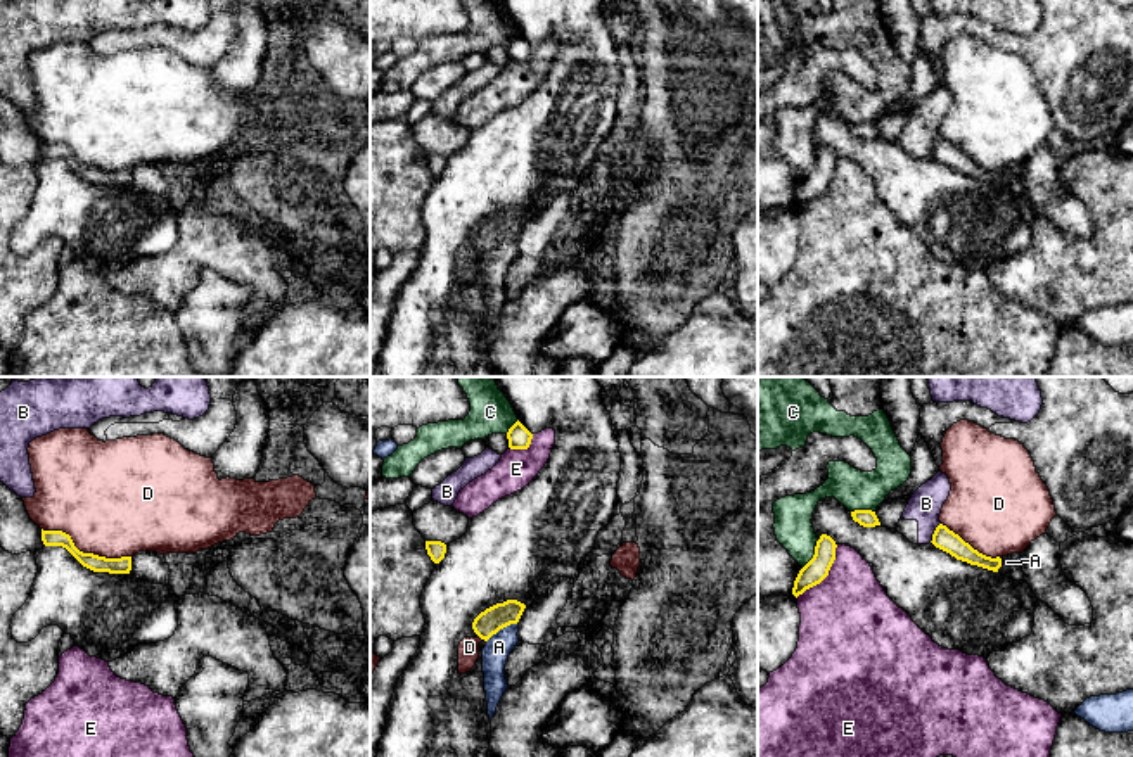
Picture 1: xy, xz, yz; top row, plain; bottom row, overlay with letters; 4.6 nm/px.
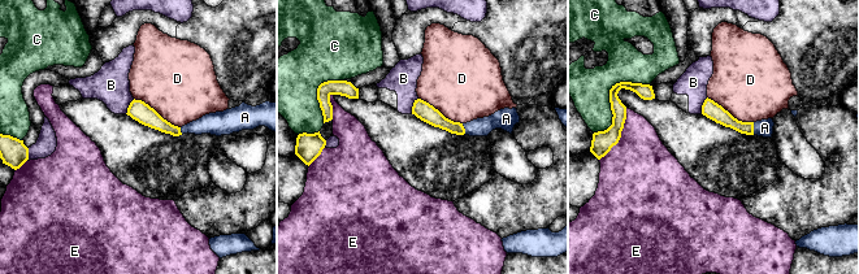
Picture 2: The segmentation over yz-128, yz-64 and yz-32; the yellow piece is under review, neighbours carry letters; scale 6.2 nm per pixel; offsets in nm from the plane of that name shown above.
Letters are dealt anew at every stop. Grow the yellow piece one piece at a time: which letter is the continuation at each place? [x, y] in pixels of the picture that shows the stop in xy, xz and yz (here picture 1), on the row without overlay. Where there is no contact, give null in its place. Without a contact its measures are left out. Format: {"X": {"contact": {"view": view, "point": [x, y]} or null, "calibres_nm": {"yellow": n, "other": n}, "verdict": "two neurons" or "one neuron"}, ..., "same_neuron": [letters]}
{"A": {"contact": {"view": "xz", "point": [500, 241]}, "calibres_nm": {"yellow": 120, "other": 120}, "verdict": "one neuron"}, "B": {"contact": {"view": "yz", "point": [934, 146]}, "calibres_nm": {"yellow": 100, "other": 150}, "verdict": "two neurons"}, "C": {"contact": {"view": "yz", "point": [815, 166]}, "calibres_nm": {"yellow": 110, "other": 180}, "verdict": "two neurons"}, "D": {"contact": {"view": "xy", "point": [85, 166]}, "calibres_nm": {"yellow": 80, "other": 460}, "verdict": "two neurons"}, "E": {"contact": {"view": "yz", "point": [825, 189]}, "calibres_nm": {"yellow": 110, "other": 440}, "verdict": "two neurons"}, "same_neuron": ["A"]}

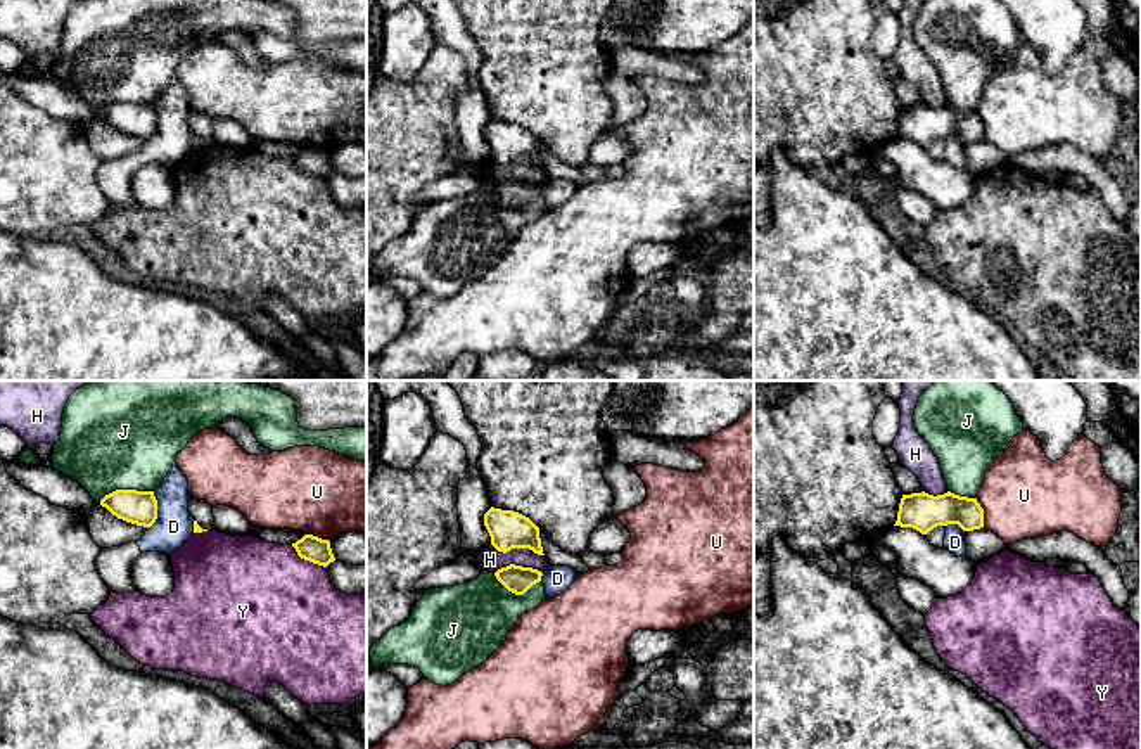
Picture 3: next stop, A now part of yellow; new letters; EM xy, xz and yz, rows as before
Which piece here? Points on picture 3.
{"D": {"contact": {"view": "xy", "point": [156, 123]}, "calibres_nm": {"yellow": 160, "other": 180}, "verdict": "two neurons"}, "H": {"contact": {"view": "xz", "point": [517, 160]}, "calibres_nm": {"yellow": 180, "other": 110}, "verdict": "two neurons"}, "J": {"contact": {"view": "xy", "point": [125, 102]}, "calibres_nm": {"yellow": 160, "other": 480}, "verdict": "two neurons"}, "U": {"contact": {"view": "yz", "point": [982, 125]}, "calibres_nm": {"yellow": 150, "other": 400}, "verdict": "two neurons"}, "Y": {"contact": {"view": "xy", "point": [308, 172]}, "calibres_nm": {"yellow": 120, "other": 480}, "verdict": "two neurons"}, "same_neuron": []}

